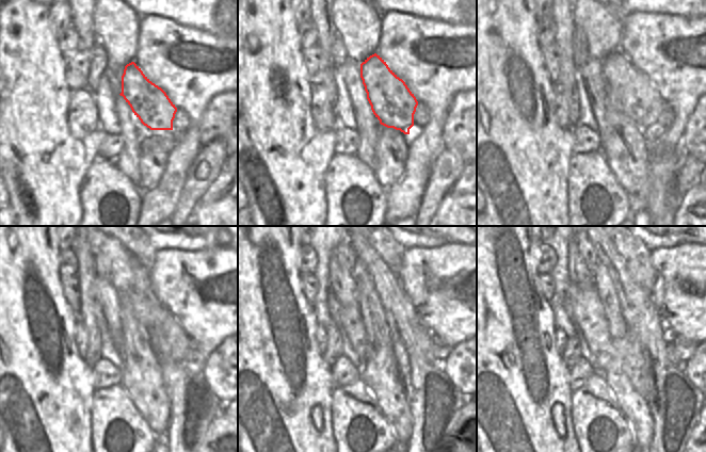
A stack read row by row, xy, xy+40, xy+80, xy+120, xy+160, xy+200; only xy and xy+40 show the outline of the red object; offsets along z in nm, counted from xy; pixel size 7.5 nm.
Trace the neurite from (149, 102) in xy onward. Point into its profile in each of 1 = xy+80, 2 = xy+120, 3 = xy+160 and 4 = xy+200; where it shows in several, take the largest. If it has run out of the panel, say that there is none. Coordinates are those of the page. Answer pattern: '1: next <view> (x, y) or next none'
1: next xy+80 (629, 89)
2: next xy+120 (169, 341)
3: next xy+160 (423, 336)
4: next xy+200 (680, 365)

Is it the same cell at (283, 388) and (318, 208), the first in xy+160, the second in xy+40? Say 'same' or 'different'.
same

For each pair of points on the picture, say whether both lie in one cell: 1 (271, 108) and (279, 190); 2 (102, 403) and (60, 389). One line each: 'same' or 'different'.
1: same
2: different

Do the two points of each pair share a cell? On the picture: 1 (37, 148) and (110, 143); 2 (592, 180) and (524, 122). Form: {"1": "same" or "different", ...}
{"1": "different", "2": "different"}

